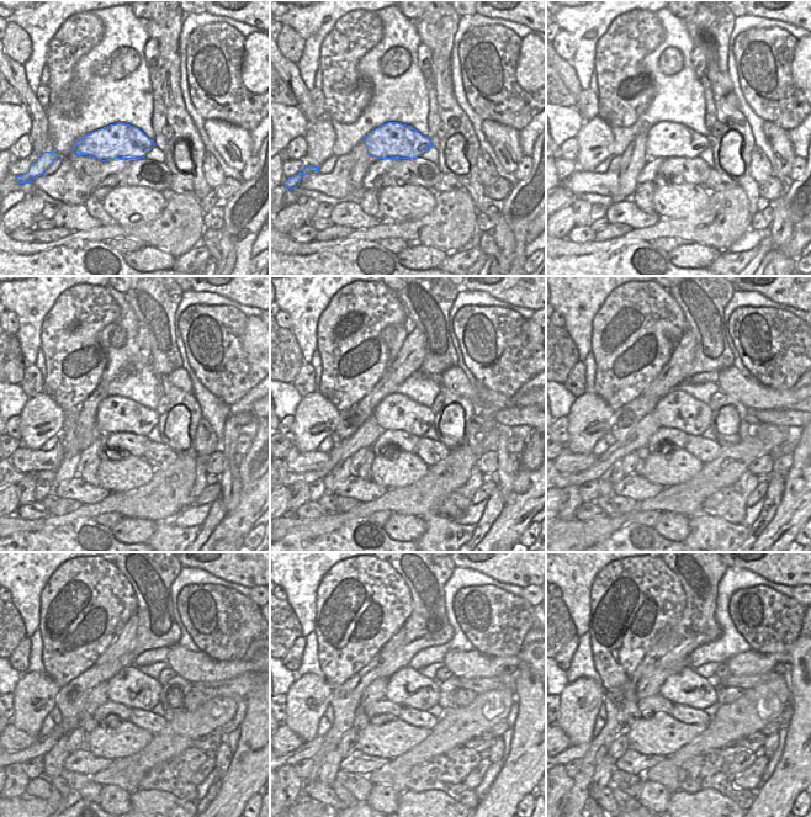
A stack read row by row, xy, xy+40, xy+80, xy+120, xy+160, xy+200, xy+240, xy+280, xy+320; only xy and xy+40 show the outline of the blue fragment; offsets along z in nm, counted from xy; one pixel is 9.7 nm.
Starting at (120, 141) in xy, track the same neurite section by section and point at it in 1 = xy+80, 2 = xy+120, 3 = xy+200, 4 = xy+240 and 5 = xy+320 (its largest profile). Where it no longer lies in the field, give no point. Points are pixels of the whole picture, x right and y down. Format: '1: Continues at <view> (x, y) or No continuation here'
1: Continues at xy+80 (666, 139)
2: Continues at xy+120 (115, 414)
3: Continues at xy+200 (680, 410)
4: Continues at xy+240 (130, 686)
5: Continues at xy+320 (688, 688).

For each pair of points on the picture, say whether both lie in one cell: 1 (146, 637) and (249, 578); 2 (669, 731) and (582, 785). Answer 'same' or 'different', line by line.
1: different
2: different

